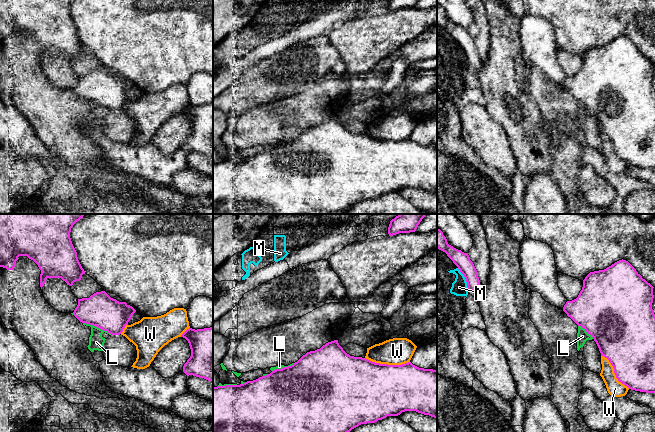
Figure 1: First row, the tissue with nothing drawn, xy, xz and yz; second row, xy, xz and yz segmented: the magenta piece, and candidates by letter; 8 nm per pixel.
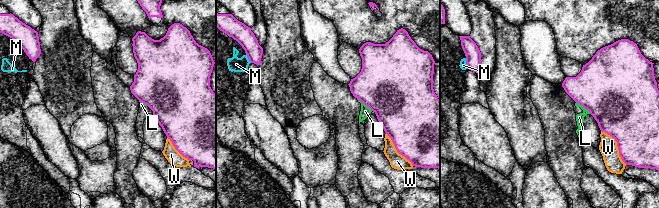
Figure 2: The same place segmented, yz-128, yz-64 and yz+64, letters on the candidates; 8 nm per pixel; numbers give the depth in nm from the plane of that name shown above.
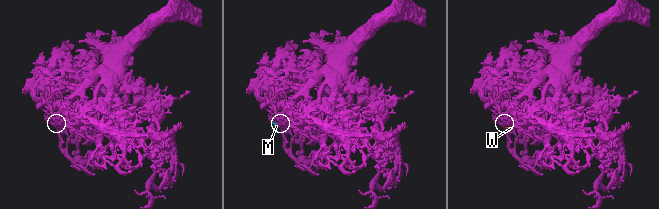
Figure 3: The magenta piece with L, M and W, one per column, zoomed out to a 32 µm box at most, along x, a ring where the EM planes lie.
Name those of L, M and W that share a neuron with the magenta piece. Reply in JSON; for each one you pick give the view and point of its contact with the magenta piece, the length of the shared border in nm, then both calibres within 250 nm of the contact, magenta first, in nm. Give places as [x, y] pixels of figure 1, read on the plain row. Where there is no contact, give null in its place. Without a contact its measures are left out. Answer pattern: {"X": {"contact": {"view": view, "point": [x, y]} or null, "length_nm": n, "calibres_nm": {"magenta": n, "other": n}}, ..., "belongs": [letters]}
{"L": {"contact": {"view": "xy", "point": [97, 102]}, "length_nm": 260, "calibres_nm": {"magenta": 260, "other": 130}}, "belongs": ["L"]}

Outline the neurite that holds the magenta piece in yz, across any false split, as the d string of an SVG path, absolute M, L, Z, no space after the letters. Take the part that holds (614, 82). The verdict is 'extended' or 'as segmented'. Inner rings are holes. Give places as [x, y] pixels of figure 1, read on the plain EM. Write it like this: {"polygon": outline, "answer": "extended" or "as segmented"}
{"polygon": "M619 36L604 46L590 48L583 56L578 73L567 77L563 87L578 101L577 126L587 116L594 116L601 132L609 136L619 158L631 166L655 169L655 90L652 85L653 62L626 36Z", "answer": "extended"}

